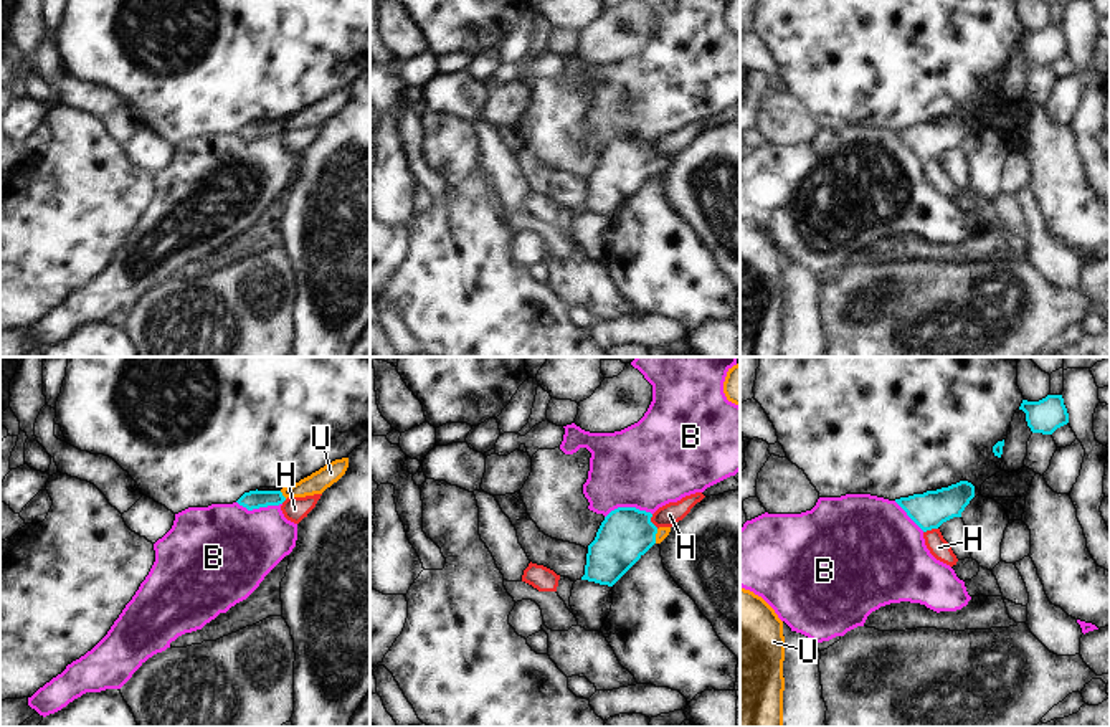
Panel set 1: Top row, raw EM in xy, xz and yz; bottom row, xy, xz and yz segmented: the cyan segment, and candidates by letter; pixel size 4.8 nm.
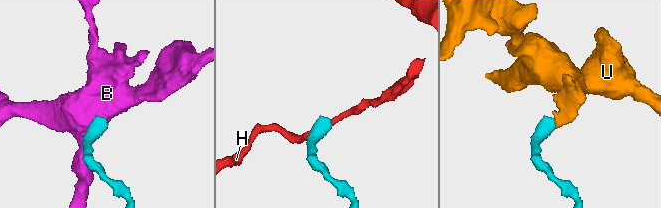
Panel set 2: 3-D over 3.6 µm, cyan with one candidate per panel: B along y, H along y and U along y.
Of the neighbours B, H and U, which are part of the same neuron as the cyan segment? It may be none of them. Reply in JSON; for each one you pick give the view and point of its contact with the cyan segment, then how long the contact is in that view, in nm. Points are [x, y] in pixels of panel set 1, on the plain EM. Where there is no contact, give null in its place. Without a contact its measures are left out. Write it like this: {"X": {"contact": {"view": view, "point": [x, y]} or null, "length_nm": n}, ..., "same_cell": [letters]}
{"U": {"contact": {"view": "xz", "point": [654, 166]}, "length_nm": 70}, "same_cell": ["U"]}

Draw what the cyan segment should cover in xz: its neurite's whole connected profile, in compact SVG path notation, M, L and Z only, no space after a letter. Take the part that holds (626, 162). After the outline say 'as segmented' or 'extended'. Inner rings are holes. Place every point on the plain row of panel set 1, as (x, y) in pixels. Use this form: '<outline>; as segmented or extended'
M618 137L601 152L588 175L581 210L613 216L671 157L656 157L652 144L636 137Z; extended

